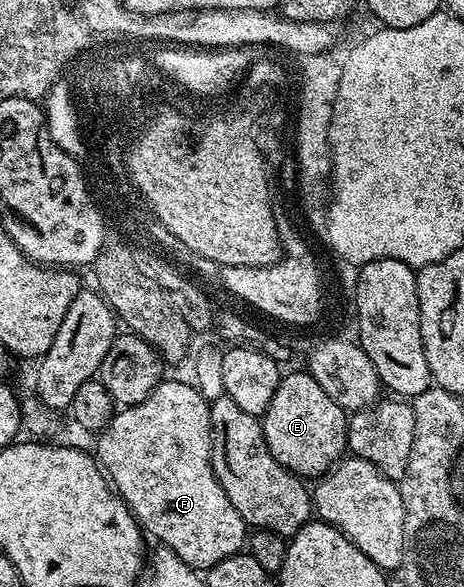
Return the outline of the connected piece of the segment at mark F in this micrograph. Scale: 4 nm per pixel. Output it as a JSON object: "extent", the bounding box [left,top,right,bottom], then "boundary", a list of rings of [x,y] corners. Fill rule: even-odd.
{"extent":[95,379,247,570],"boundary":[[[162,379],[160,386],[143,402],[131,404],[114,411],[112,420],[109,421],[109,424],[96,437],[96,440],[98,440],[95,456],[110,485],[115,489],[117,495],[125,501],[125,505],[133,511],[133,516],[142,529],[150,537],[153,535],[157,539],[157,542],[160,542],[164,547],[170,548],[175,554],[179,554],[179,558],[183,558],[183,562],[187,562],[187,566],[198,570],[208,570],[215,567],[219,562],[238,555],[246,547],[247,525],[243,517],[239,514],[239,510],[235,510],[235,506],[231,506],[231,498],[225,493],[221,483],[218,482],[217,475],[213,469],[213,427],[211,426],[211,414],[209,413],[210,401],[205,400],[200,390],[192,383],[184,384],[181,380],[169,379]]]}

